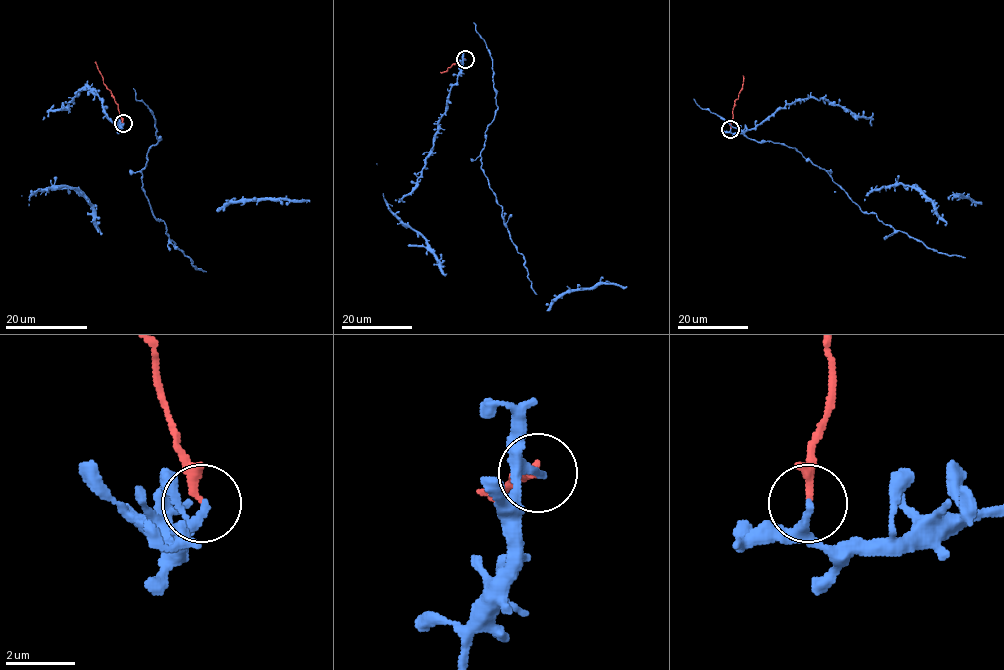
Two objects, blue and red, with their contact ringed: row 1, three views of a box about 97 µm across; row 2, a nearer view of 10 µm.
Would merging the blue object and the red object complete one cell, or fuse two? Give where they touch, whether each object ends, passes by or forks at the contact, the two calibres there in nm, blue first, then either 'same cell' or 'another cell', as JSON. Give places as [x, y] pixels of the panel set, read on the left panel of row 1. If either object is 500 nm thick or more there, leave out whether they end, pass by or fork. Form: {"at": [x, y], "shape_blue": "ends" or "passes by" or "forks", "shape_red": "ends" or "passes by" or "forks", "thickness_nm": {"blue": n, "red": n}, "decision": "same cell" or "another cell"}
{"at": [123, 123], "shape_blue": "ends", "shape_red": "ends", "thickness_nm": {"blue": 280, "red": 220}, "decision": "another cell"}

